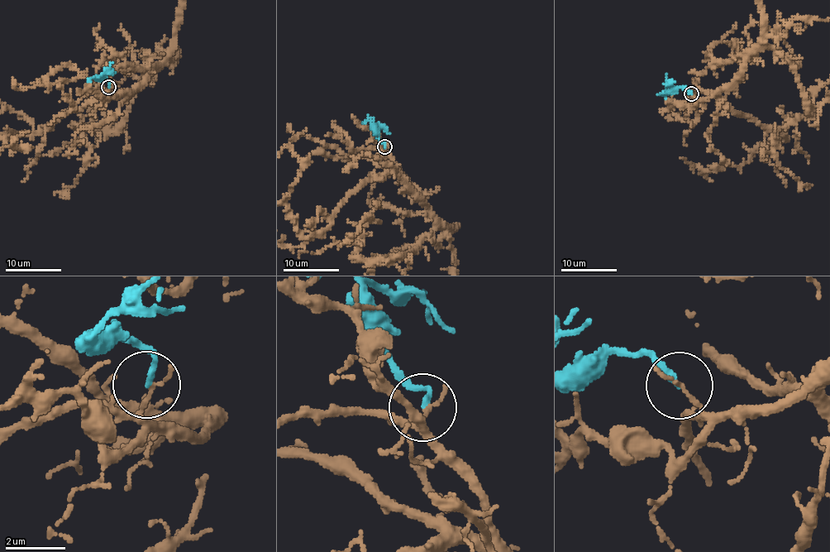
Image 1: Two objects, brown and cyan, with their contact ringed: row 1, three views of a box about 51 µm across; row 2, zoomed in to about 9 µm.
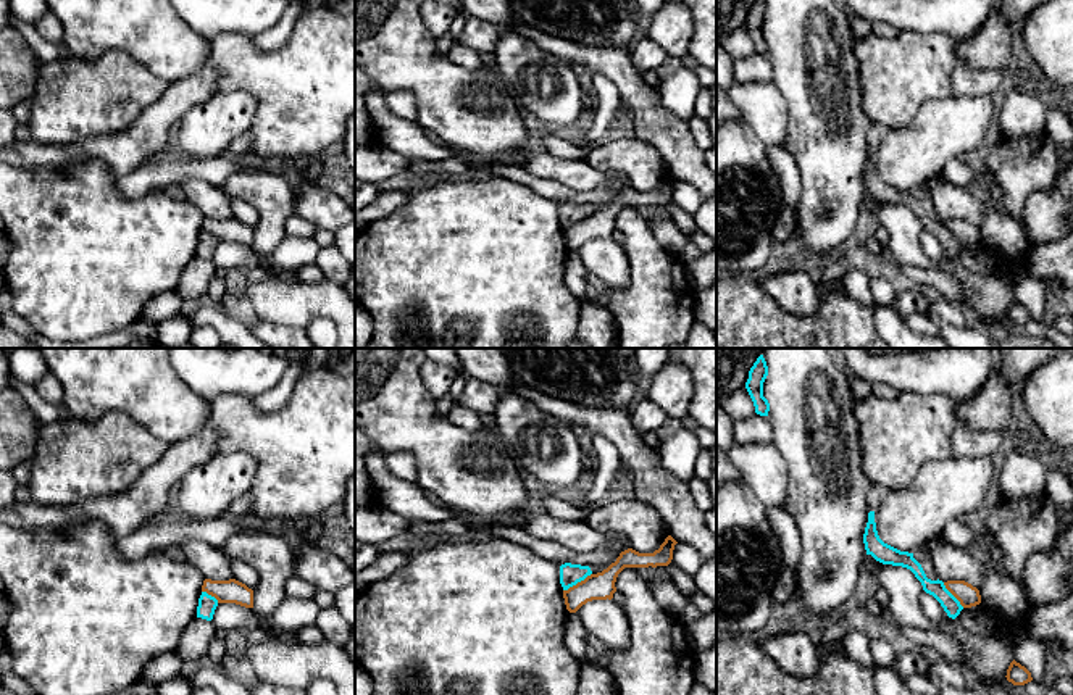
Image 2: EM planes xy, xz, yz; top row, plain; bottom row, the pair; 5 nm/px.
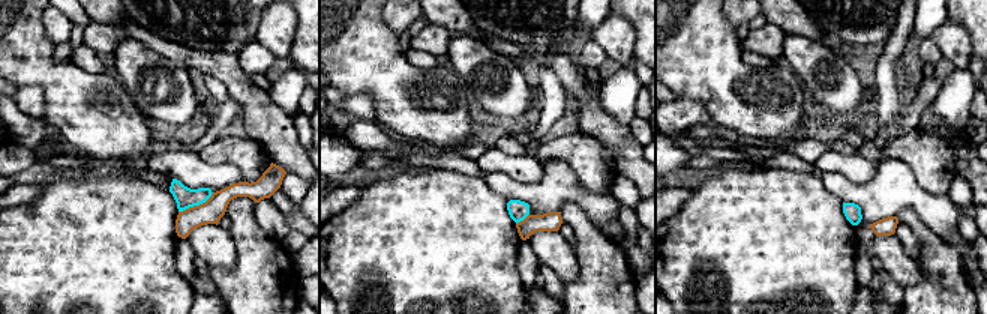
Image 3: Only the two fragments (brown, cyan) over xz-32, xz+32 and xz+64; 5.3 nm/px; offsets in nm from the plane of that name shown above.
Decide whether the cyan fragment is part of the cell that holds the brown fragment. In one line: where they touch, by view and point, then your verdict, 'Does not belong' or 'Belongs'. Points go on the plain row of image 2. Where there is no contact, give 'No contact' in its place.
Touches brown at xz (578, 221). Does not belong

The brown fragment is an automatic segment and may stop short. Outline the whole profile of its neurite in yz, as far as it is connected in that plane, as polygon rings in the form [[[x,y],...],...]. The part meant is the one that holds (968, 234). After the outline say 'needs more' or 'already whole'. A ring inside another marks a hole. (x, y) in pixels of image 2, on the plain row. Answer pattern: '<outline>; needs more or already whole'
[[[947,219],[944,224],[963,247],[971,247],[981,242],[979,229],[965,219]]]; already whole

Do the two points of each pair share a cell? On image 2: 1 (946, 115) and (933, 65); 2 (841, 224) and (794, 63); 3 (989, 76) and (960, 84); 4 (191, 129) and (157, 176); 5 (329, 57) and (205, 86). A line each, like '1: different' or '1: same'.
1: different
2: same
3: same
4: different
5: different

